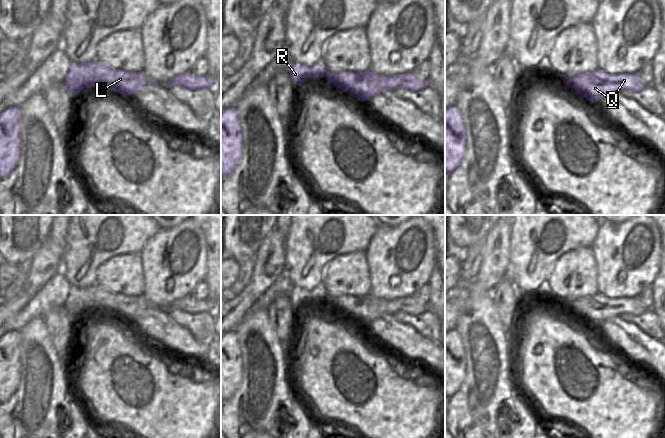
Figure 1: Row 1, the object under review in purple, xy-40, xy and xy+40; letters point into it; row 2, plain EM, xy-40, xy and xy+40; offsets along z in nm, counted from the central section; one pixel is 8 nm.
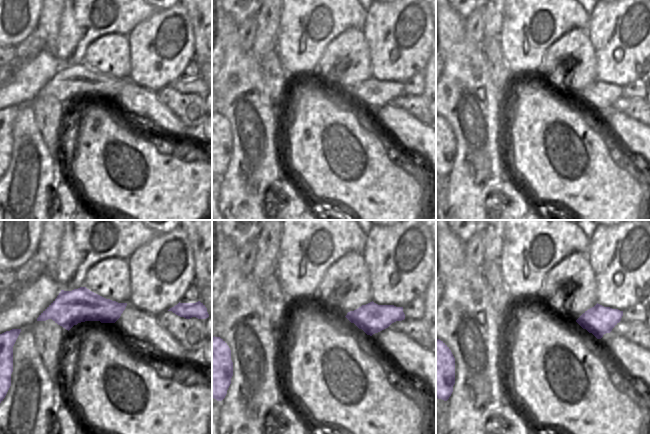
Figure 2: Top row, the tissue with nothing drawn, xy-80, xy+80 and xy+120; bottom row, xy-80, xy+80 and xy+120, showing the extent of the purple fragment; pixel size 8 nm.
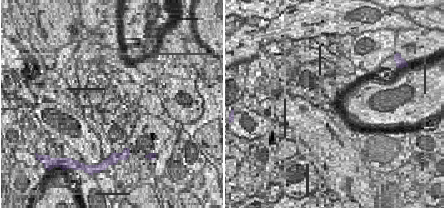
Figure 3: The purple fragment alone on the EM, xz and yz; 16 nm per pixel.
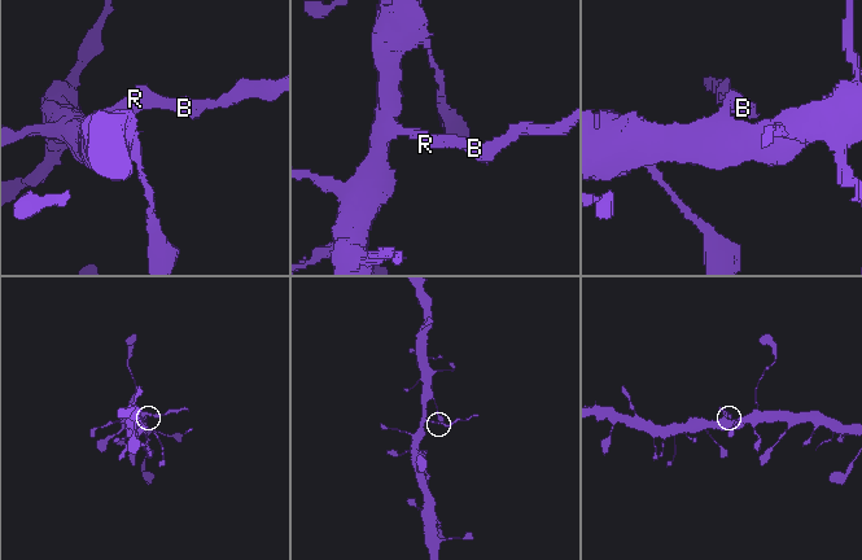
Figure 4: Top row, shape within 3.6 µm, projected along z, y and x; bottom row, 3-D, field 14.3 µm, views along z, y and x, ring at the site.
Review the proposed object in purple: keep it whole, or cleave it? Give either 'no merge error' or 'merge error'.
merge error

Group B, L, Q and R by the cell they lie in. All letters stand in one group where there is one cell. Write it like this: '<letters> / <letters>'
B Q / L R

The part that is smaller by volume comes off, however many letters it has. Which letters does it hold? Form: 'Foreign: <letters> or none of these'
Foreign: B, Q

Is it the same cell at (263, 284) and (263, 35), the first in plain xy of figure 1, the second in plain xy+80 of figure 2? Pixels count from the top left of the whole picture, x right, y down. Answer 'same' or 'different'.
same

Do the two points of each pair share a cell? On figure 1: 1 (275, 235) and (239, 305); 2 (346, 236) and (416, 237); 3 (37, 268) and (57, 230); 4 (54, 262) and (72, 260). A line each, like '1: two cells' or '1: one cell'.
1: one cell
2: two cells
3: two cells
4: two cells

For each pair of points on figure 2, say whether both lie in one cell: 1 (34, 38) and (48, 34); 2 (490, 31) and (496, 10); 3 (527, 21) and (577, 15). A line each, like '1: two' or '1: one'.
1: two
2: one
3: one

